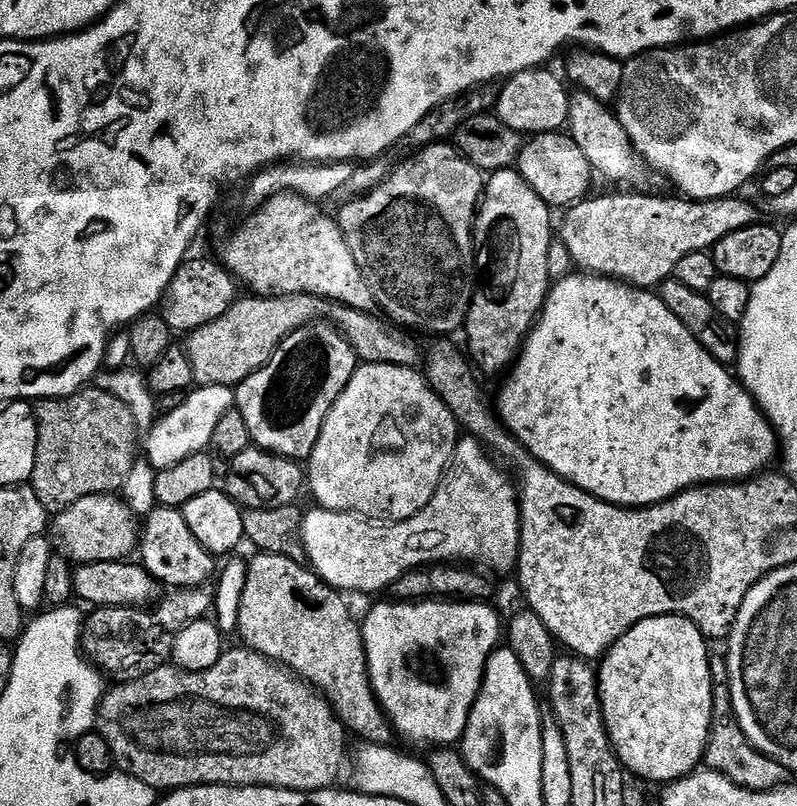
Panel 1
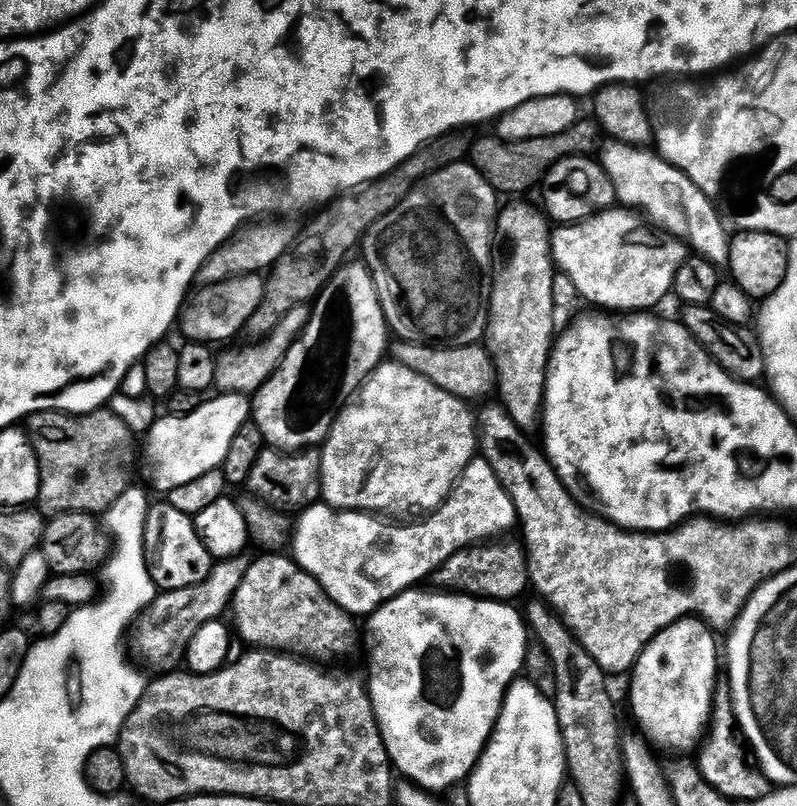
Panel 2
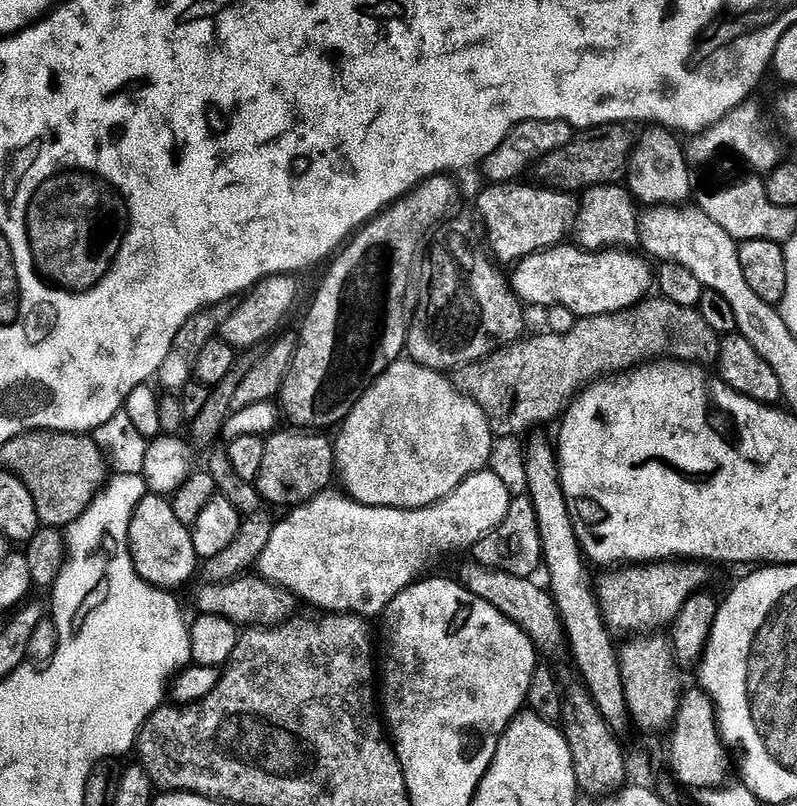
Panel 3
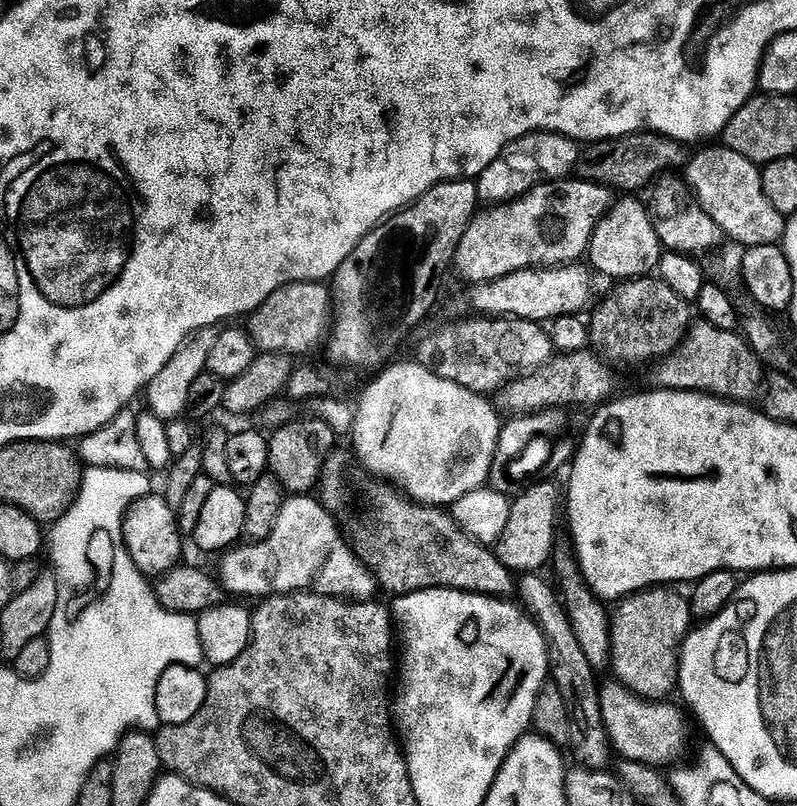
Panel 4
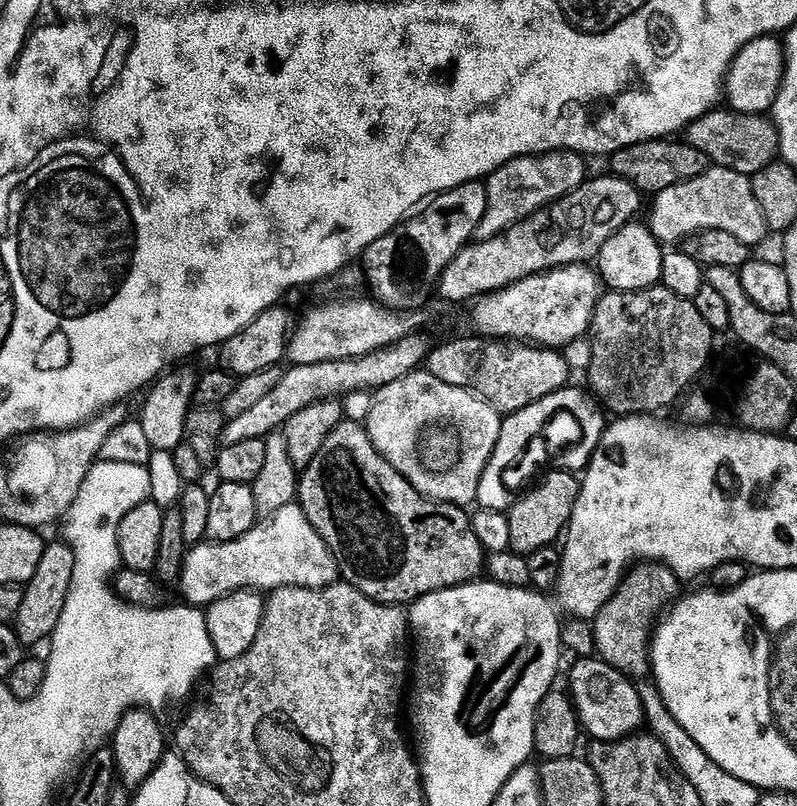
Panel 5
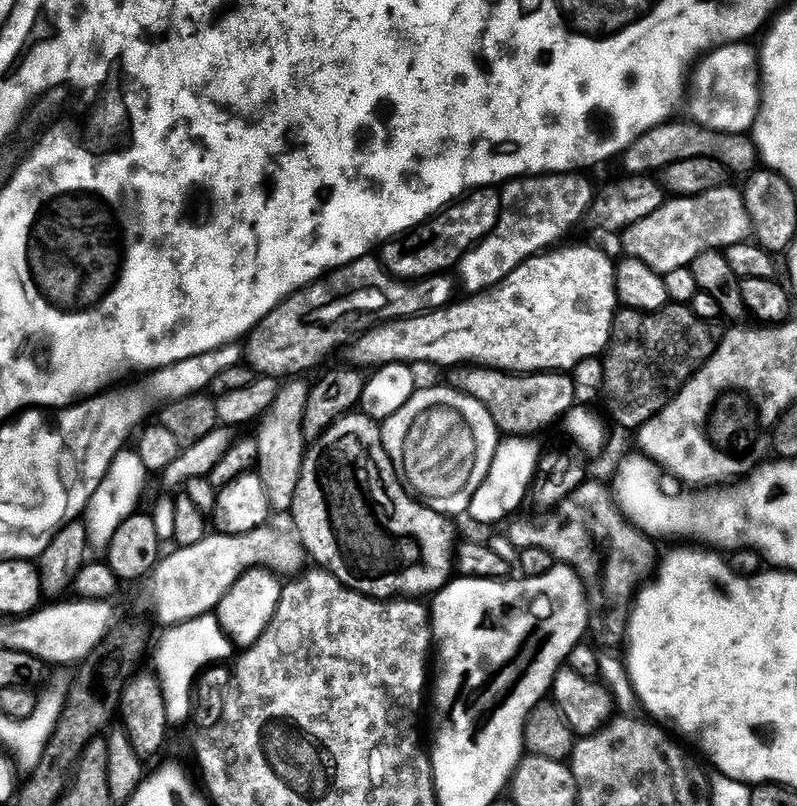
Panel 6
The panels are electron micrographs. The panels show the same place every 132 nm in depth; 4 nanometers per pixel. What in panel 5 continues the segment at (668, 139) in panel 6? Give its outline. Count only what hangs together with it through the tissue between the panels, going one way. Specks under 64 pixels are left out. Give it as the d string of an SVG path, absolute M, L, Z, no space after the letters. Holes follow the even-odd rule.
M713 110L696 120L686 130L686 142L694 146L718 168L729 168L749 178L758 175L766 165L777 159L780 134L767 115L751 116L745 112Z

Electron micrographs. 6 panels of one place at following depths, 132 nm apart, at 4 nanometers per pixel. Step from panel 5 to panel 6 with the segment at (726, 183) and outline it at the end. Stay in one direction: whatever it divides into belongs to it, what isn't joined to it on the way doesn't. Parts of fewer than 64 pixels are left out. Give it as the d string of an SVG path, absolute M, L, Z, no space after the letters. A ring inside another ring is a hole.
M725 186L706 190L697 196L677 196L665 199L664 205L642 222L624 229L622 239L629 257L642 260L661 274L692 265L698 254L725 250L753 235L750 214L739 187Z

